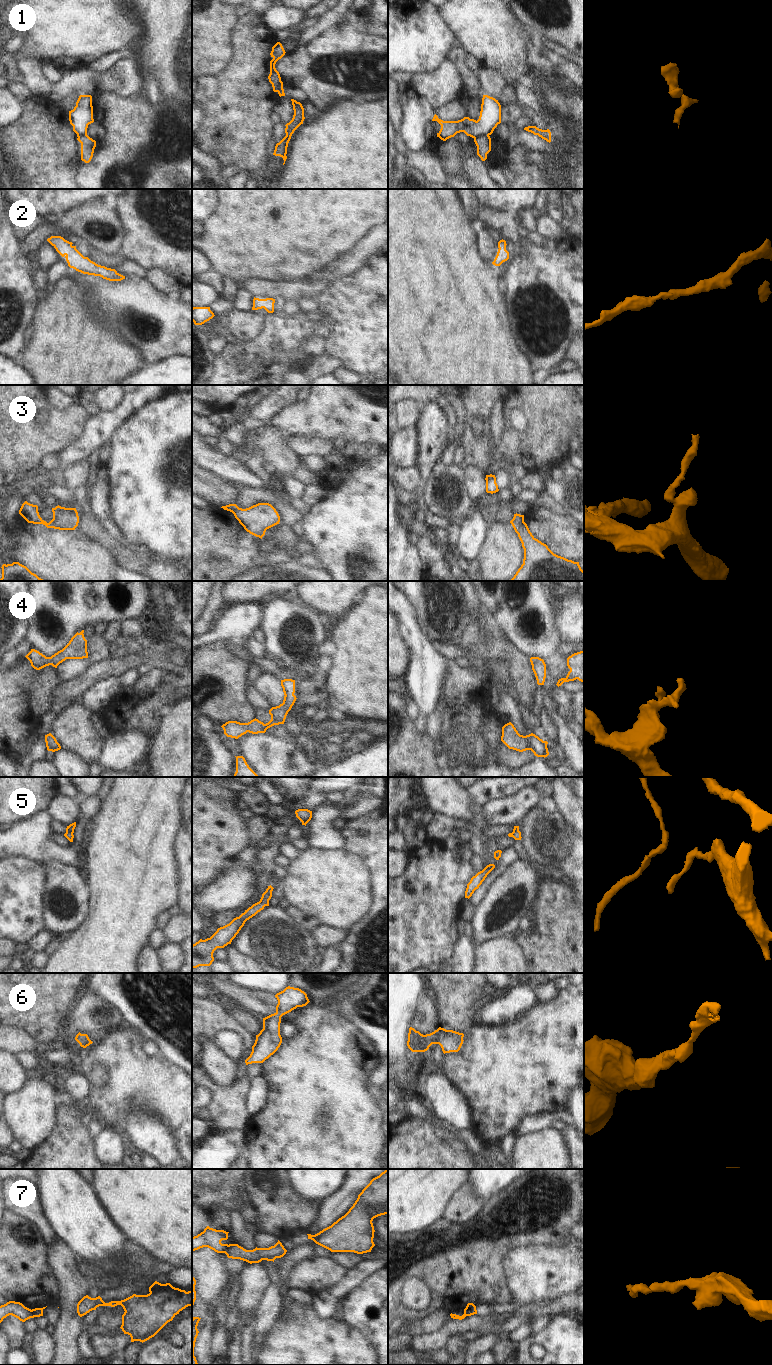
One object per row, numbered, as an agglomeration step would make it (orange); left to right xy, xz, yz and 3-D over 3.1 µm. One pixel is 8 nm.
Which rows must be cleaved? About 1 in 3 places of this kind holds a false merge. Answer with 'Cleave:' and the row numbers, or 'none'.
Cleave: 1, 3, 7

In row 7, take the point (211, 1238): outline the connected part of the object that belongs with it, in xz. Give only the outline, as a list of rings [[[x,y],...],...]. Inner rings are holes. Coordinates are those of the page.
[[[207,1226],[203,1232],[192,1237],[192,1252],[208,1247],[217,1253],[224,1253],[228,1244],[222,1244],[221,1241],[228,1239],[228,1233],[224,1230],[216,1230]]]

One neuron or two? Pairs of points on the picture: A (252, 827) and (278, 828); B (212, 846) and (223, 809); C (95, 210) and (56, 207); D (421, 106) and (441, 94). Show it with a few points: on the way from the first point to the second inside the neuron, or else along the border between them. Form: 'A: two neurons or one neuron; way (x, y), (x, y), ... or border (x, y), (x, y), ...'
A: two neurons; border (274, 822), (269, 832)
B: one neuron; way (212, 837), (212, 820), (214, 818)
C: two neurons; border (93, 199), (68, 209), (55, 220)
D: two neurons; border (410, 87), (435, 109)

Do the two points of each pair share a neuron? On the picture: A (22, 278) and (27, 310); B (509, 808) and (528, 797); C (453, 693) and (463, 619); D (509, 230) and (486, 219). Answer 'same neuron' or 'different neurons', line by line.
A: same neuron
B: same neuron
C: different neurons
D: same neuron

